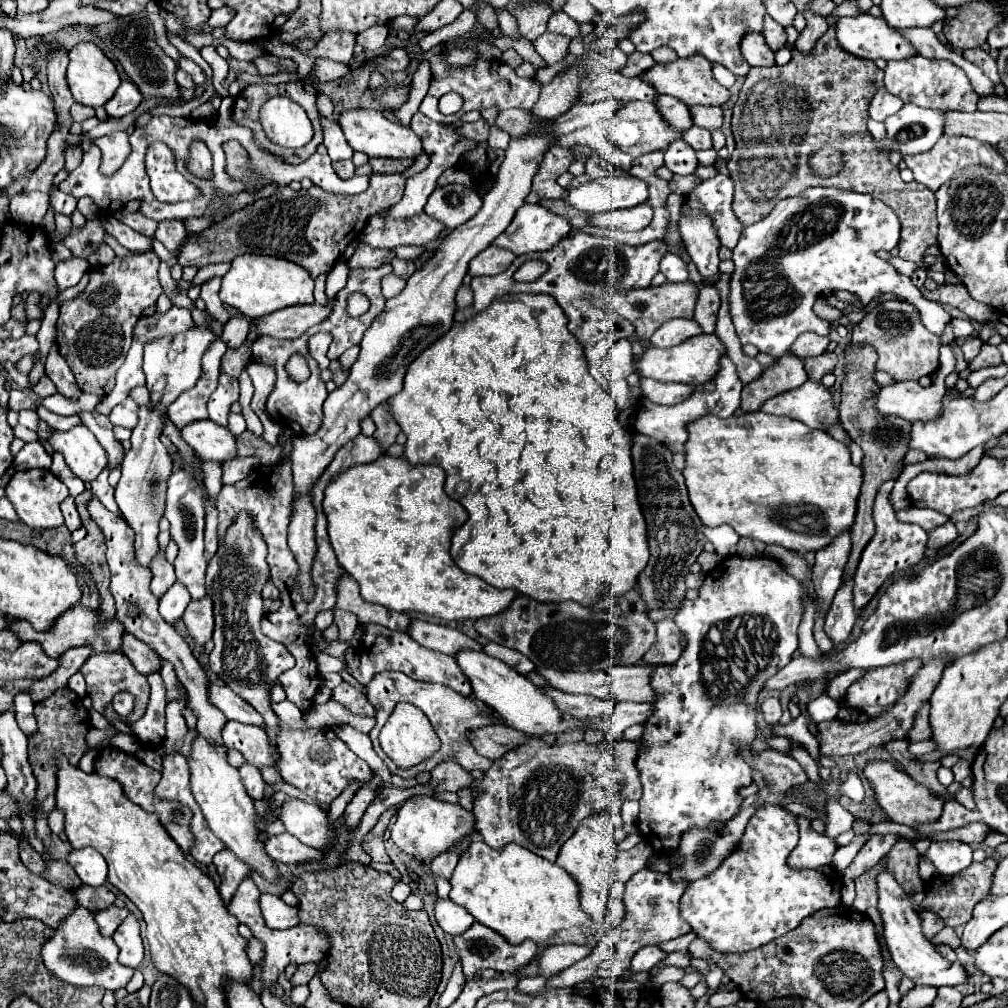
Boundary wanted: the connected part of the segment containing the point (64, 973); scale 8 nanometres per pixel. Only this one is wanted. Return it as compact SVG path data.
M78 906L76 912L72 912L70 918L66 918L54 936L42 946L42 958L52 974L74 986L100 986L116 991L124 988L134 974L132 968L118 964L118 946L112 938L100 936L92 912L84 906Z

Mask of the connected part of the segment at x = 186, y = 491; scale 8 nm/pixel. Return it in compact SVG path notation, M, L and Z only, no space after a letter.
M180 454L176 456L182 470L174 468L172 478L168 480L168 498L166 498L166 512L164 516L170 522L170 534L172 540L178 544L178 556L174 560L174 570L176 570L176 578L180 582L184 582L184 586L188 588L190 596L202 598L206 596L206 588L204 588L204 576L206 576L206 556L204 556L204 498L202 498L202 484L196 484L190 476L188 470L184 470L184 462L180 458Z

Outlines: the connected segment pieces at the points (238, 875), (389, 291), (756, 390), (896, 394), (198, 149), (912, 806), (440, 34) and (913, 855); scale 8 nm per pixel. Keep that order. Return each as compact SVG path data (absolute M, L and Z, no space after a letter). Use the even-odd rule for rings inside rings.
M220 850L214 856L214 864L218 868L218 874L222 878L220 886L218 886L218 894L224 902L230 902L238 884L250 876L248 866L244 866L244 862L240 862L238 858L232 858L232 854L228 854L228 850Z
M388 274L382 278L382 292L386 298L392 298L392 296L398 296L406 286L406 280L396 276L396 274Z
M792 354L778 358L770 368L764 370L764 376L760 376L756 382L750 382L744 386L742 404L736 410L736 416L760 410L768 398L794 390L794 388L802 386L806 380L808 380L808 374L806 374L804 362L800 358L796 358Z
M942 346L940 348L940 368L938 368L936 380L928 388L920 386L918 382L896 382L892 386L882 386L880 388L880 394L876 398L876 408L882 414L896 414L896 416L900 416L904 420L910 420L910 422L916 422L916 420L928 422L928 420L940 418L940 414L942 414L942 398L946 394L944 378L950 372L954 372L954 366L956 366L956 358L952 354L952 348L950 346Z
M192 140L188 148L186 168L198 178L212 178L212 154L202 140Z
M874 760L864 768L864 776L868 778L868 782L872 784L874 792L876 792L876 802L878 806L884 810L884 814L898 824L906 824L906 826L918 826L918 824L930 824L936 822L942 814L942 808L946 804L944 798L938 798L936 794L932 794L928 788L924 788L922 784L916 784L906 772L898 770L896 766L892 766L890 762L880 762Z
M464 10L454 24L448 24L448 26L436 30L436 32L426 34L426 36L420 40L420 48L422 48L422 52L428 52L430 48L434 48L434 46L438 46L438 44L444 44L444 42L448 42L448 40L452 40L452 38L468 36L468 34L474 30L474 26L476 26L476 18L474 18L472 10Z
M898 838L898 842L888 852L888 870L892 870L892 874L908 894L924 890L924 882L918 876L918 862L920 854L910 840Z

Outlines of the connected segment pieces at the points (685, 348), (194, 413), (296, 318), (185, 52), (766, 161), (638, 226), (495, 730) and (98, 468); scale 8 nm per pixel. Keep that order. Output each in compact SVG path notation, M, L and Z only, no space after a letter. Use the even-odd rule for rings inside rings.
M700 334L700 336L688 338L680 346L674 346L672 350L660 350L656 346L650 346L644 352L642 360L634 364L634 368L638 370L640 376L654 378L660 382L684 382L684 384L698 386L716 376L716 372L720 370L720 358L724 354L726 354L726 346L720 342L716 334Z
M218 338L208 354L204 356L204 362L202 362L202 368L204 368L204 374L200 378L200 382L182 392L168 408L168 418L170 422L182 430L186 424L190 422L196 422L196 420L204 420L208 418L208 412L206 412L206 402L210 398L210 394L216 390L218 386L218 380L220 376L220 367L222 354L226 352L227 346Z
M332 302L328 306L312 304L312 306L292 306L288 310L272 312L264 318L256 320L256 336L272 336L272 338L298 338L314 324L320 324L328 310L332 310Z
M167 30L167 36L172 45L174 45L182 56L187 57L194 62L196 62L206 74L206 82L212 80L212 68L209 64L202 58L198 49L194 48L192 45L184 42L179 37L173 35Z
M830 30L818 40L812 54L802 54L800 50L792 50L792 60L786 66L774 66L774 68L752 68L740 96L734 104L734 116L732 116L732 132L736 140L736 150L732 152L732 158L728 162L730 178L734 180L734 212L738 214L740 222L744 226L758 222L768 212L772 212L772 206L780 202L780 198L790 198L792 194L800 194L800 190L806 190L808 186L836 186L842 190L856 190L864 194L872 194L878 200L882 200L886 206L890 206L902 224L900 234L900 258L910 262L920 262L922 252L926 252L928 246L936 244L938 236L938 222L936 222L936 198L934 192L926 186L920 186L918 182L902 182L900 172L890 164L888 154L880 154L878 150L872 150L872 134L866 130L868 122L868 106L872 100L872 94L884 86L882 82L884 72L872 62L858 56L852 56L850 52L844 52L840 48L836 34ZM780 124L780 140L774 136L774 128ZM820 146L832 146L842 154L842 170L836 176L822 178L816 176L810 168L810 156L820 150Z
M644 202L644 206L636 206L632 210L616 210L608 214L594 214L592 226L598 228L618 228L624 232L638 232L646 228L652 220L652 206Z
M504 724L488 726L488 728L476 730L476 734L472 734L472 746L490 760L502 758L504 752L510 752L510 750L522 746L522 742L526 744L526 740L528 740L528 736L524 732L512 730Z
M76 426L74 430L60 432L52 430L52 446L62 452L68 468L84 482L90 484L106 468L108 460L100 442L86 426Z

